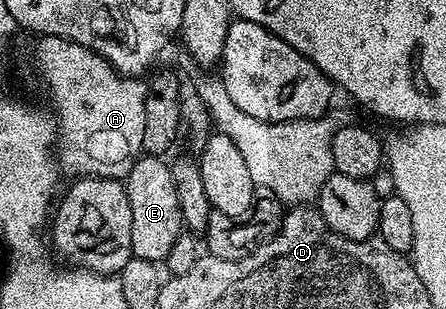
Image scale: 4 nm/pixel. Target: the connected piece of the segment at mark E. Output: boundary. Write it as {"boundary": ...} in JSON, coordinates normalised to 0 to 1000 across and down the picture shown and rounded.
{"boundary":[[[321,498],[303,515],[278,589],[287,625],[287,663],[296,663],[291,809],[298,835],[330,838],[361,854],[377,832],[377,806],[386,806],[395,767],[410,757],[413,748],[395,599],[386,599],[381,528],[370,511]]]}

